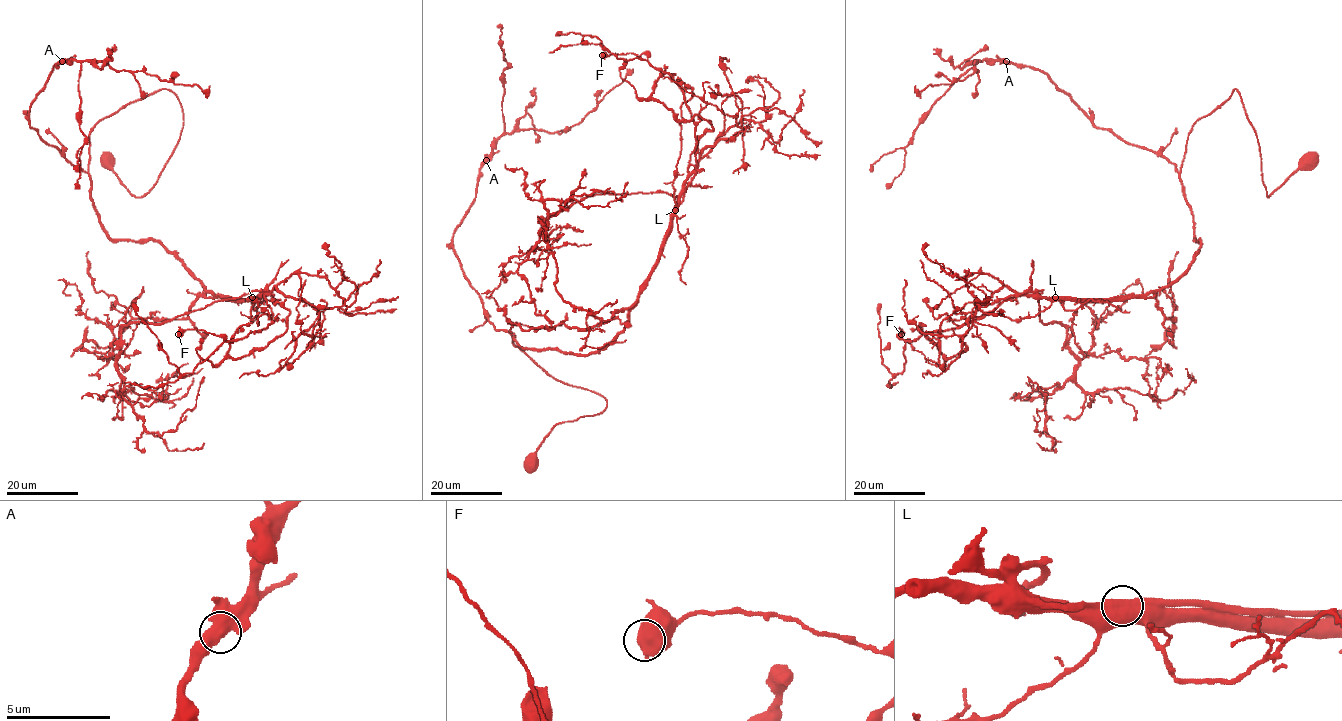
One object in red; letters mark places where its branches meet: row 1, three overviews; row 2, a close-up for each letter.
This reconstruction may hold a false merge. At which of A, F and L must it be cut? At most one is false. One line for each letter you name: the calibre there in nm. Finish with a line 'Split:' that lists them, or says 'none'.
L: calibre 750 nm
Split: L

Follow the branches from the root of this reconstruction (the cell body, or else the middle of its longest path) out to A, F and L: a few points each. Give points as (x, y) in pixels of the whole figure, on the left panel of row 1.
A: (107, 163), (144, 196), (179, 138), (179, 100), (160, 89), (103, 118), (81, 171), (29, 124), (62, 61)
F: (107, 163), (149, 191), (183, 128), (172, 92), (90, 133), (98, 222), (272, 312), (237, 339), (178, 334)
L: (107, 163), (149, 191), (183, 128), (172, 92), (90, 133), (98, 222), (252, 297)

